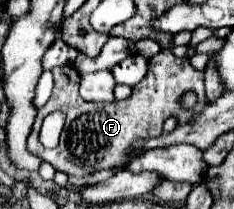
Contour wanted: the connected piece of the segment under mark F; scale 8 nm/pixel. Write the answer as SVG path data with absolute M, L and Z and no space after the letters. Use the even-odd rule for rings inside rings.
M161 51L148 61L149 69L143 81L133 85L131 97L125 101L117 101L117 105L103 105L103 103L89 103L79 97L79 73L75 71L73 65L63 65L55 67L55 87L53 95L49 101L39 109L33 131L27 141L27 149L41 157L43 161L51 163L57 171L63 171L73 177L85 177L91 175L93 171L109 169L127 153L127 145L131 141L139 141L143 137L157 137L163 129L163 123L167 117L177 115L179 121L189 121L199 109L207 104L205 87L203 87L203 71L197 71L191 67L187 59L177 59L171 51ZM193 91L197 95L197 105L193 109L181 107L181 97L183 93ZM51 111L63 111L67 115L65 129L61 135L61 141L55 149L45 149L41 143L37 143L39 127L41 121L51 113Z

